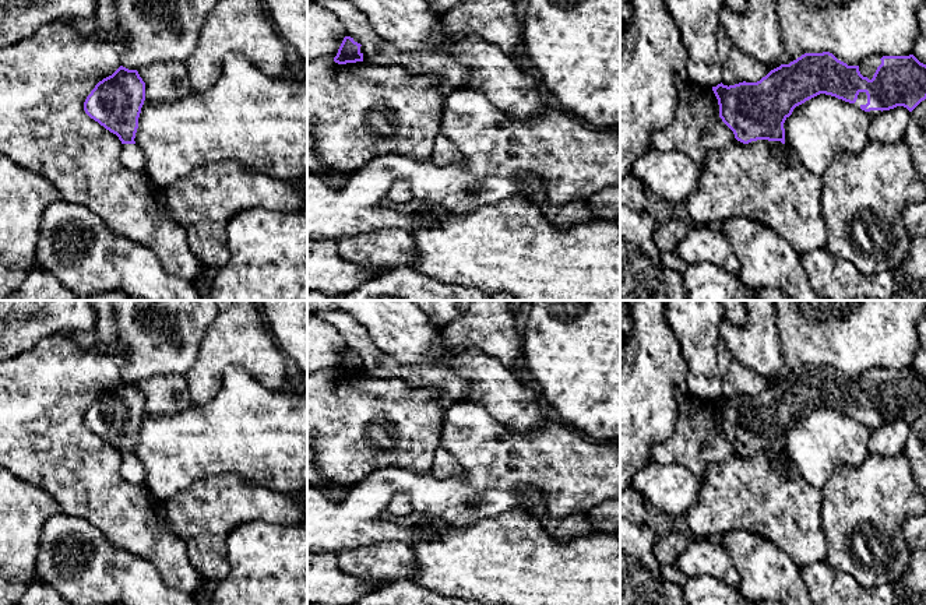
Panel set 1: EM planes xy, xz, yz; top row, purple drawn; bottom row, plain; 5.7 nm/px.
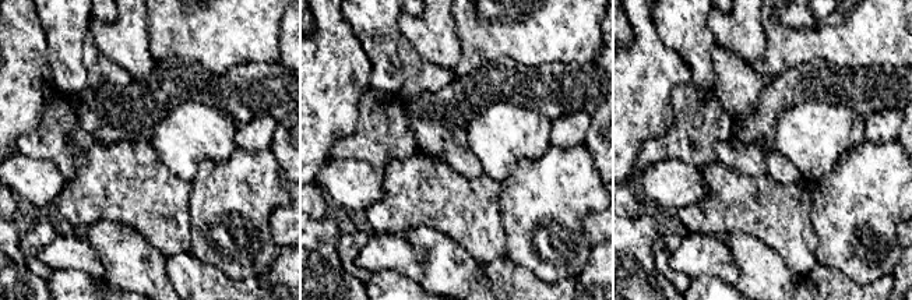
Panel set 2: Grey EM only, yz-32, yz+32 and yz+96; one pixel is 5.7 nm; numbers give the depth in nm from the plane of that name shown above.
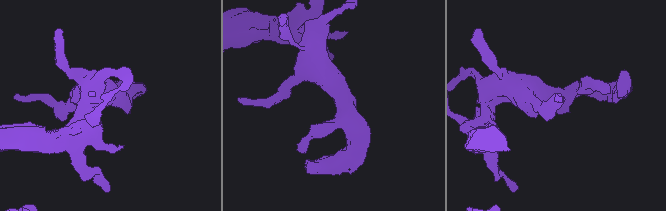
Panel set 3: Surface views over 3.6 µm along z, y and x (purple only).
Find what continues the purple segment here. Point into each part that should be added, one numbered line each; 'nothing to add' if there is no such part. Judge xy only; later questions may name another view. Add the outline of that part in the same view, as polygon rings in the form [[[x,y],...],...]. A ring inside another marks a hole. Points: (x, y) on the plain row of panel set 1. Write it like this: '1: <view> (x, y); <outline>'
1: xy (131, 470); [[[122,457],[120,474],[127,482],[145,486],[145,471],[135,457]]]

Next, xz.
nothing to add

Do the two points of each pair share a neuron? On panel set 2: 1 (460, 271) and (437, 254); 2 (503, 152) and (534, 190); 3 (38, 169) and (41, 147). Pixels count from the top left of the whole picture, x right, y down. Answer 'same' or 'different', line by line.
1: same
2: different
3: different

